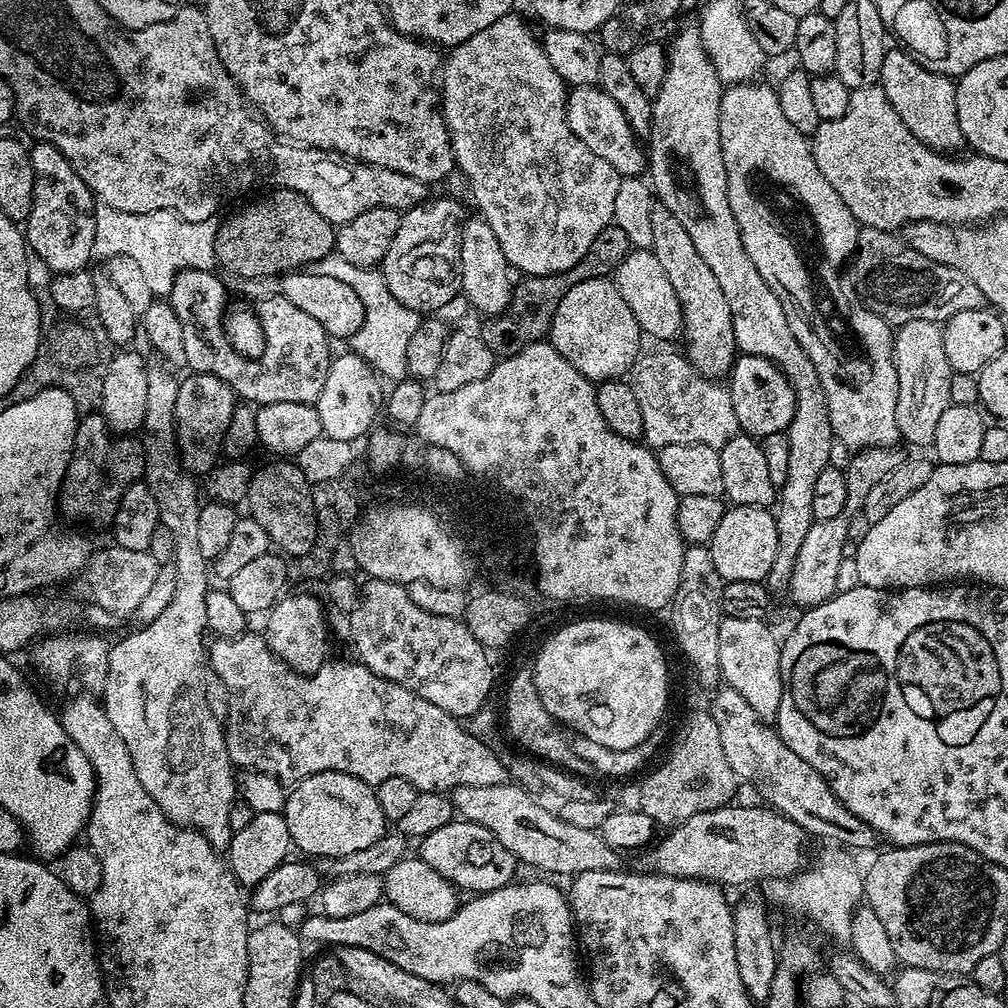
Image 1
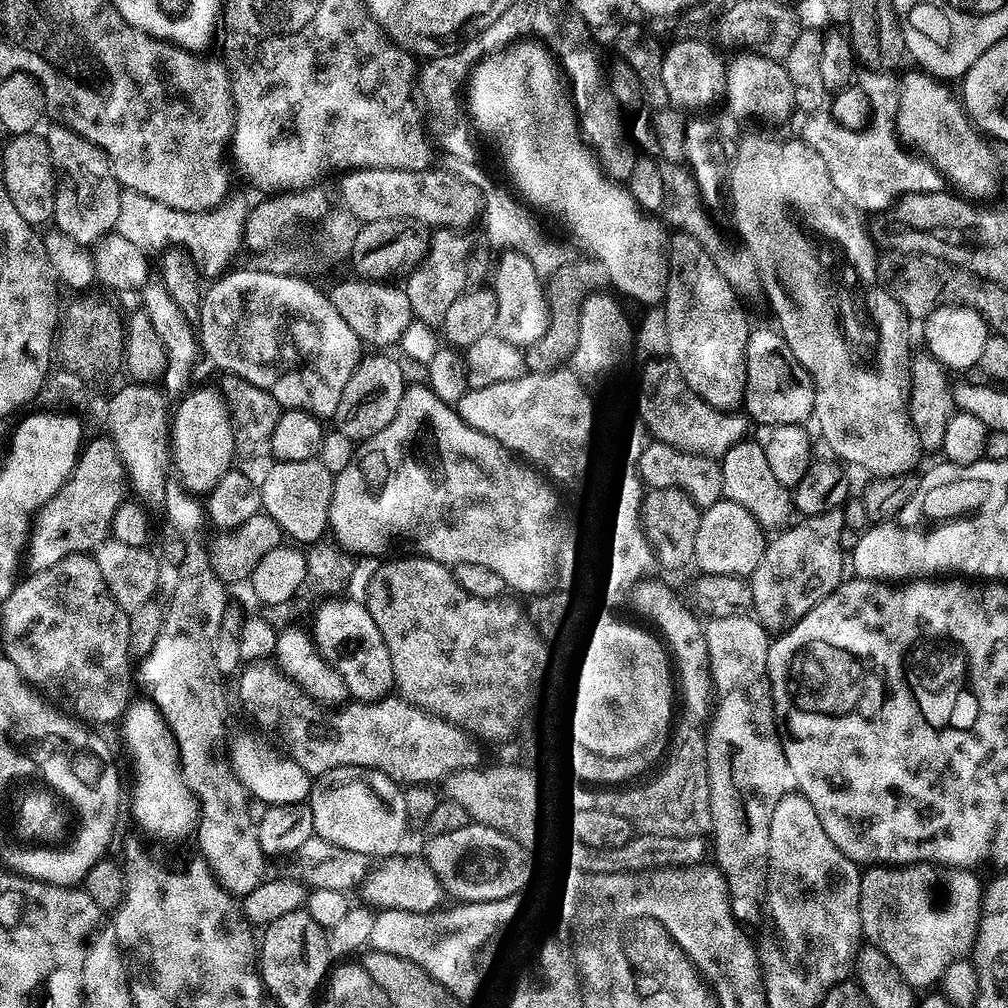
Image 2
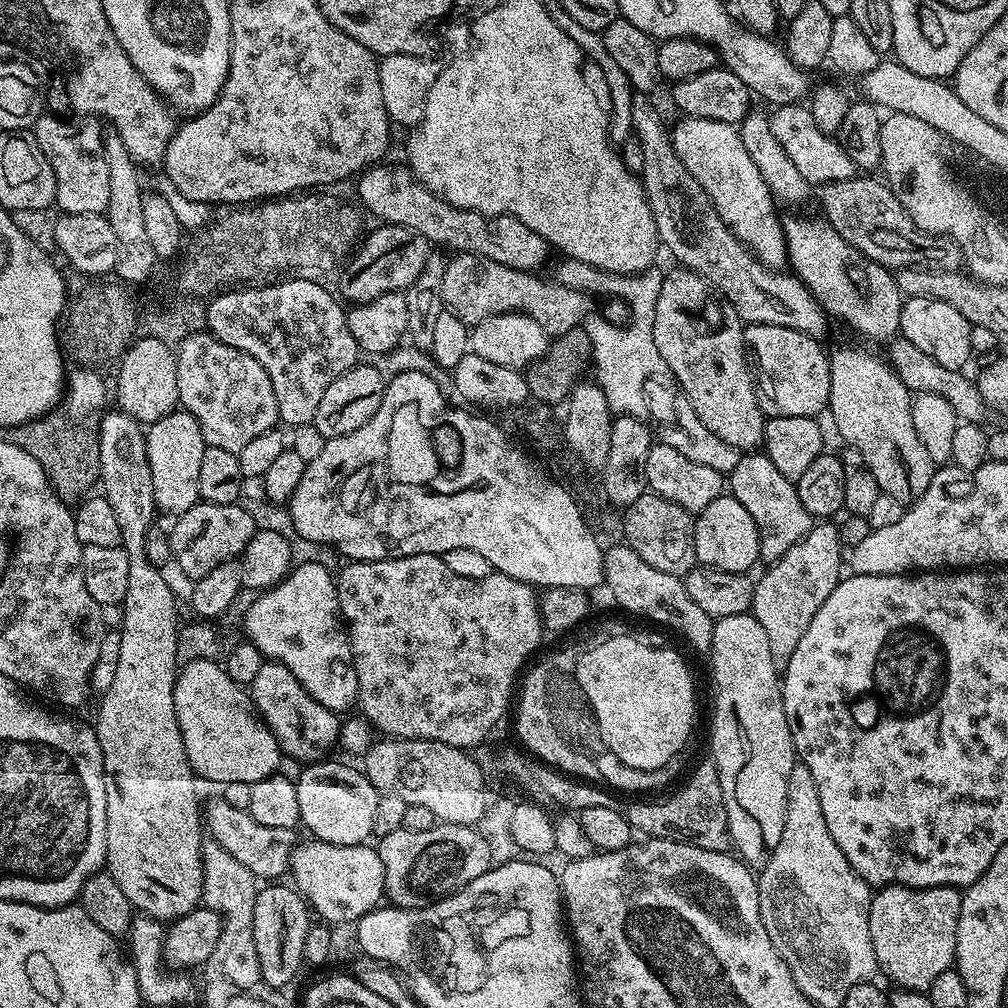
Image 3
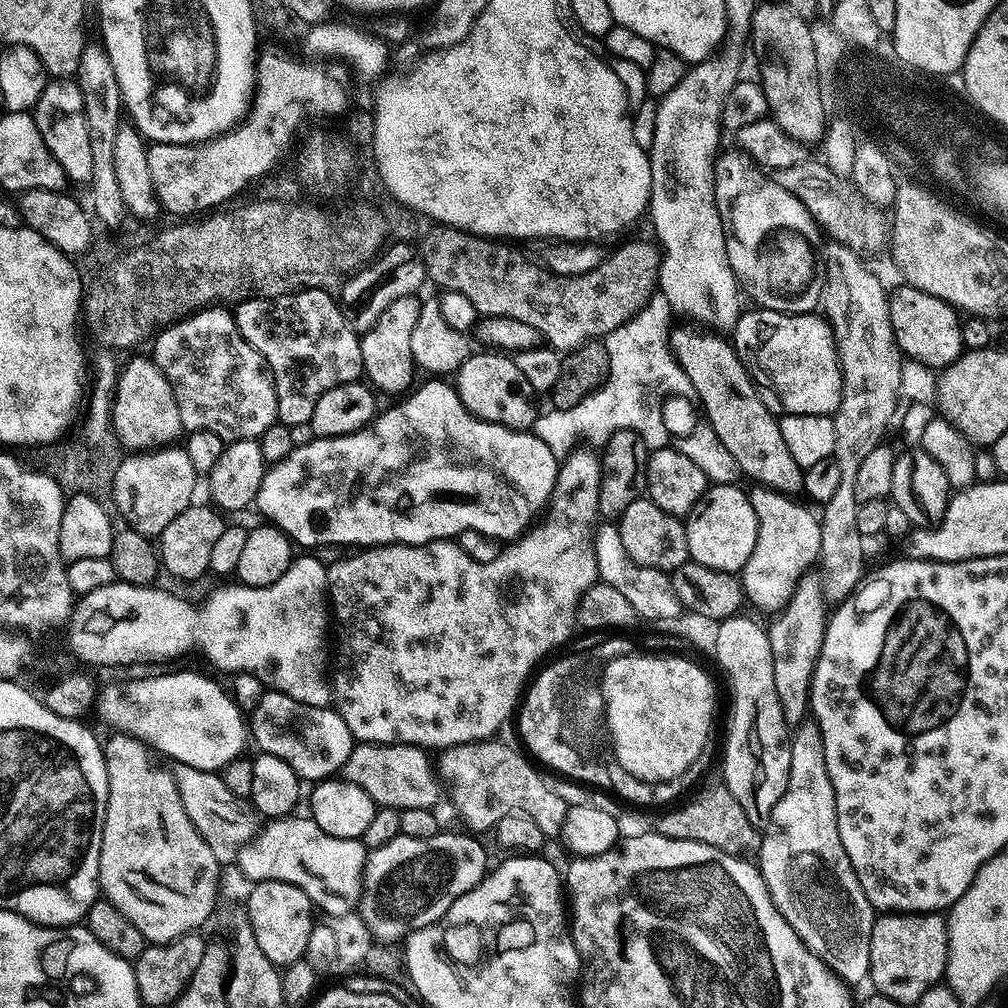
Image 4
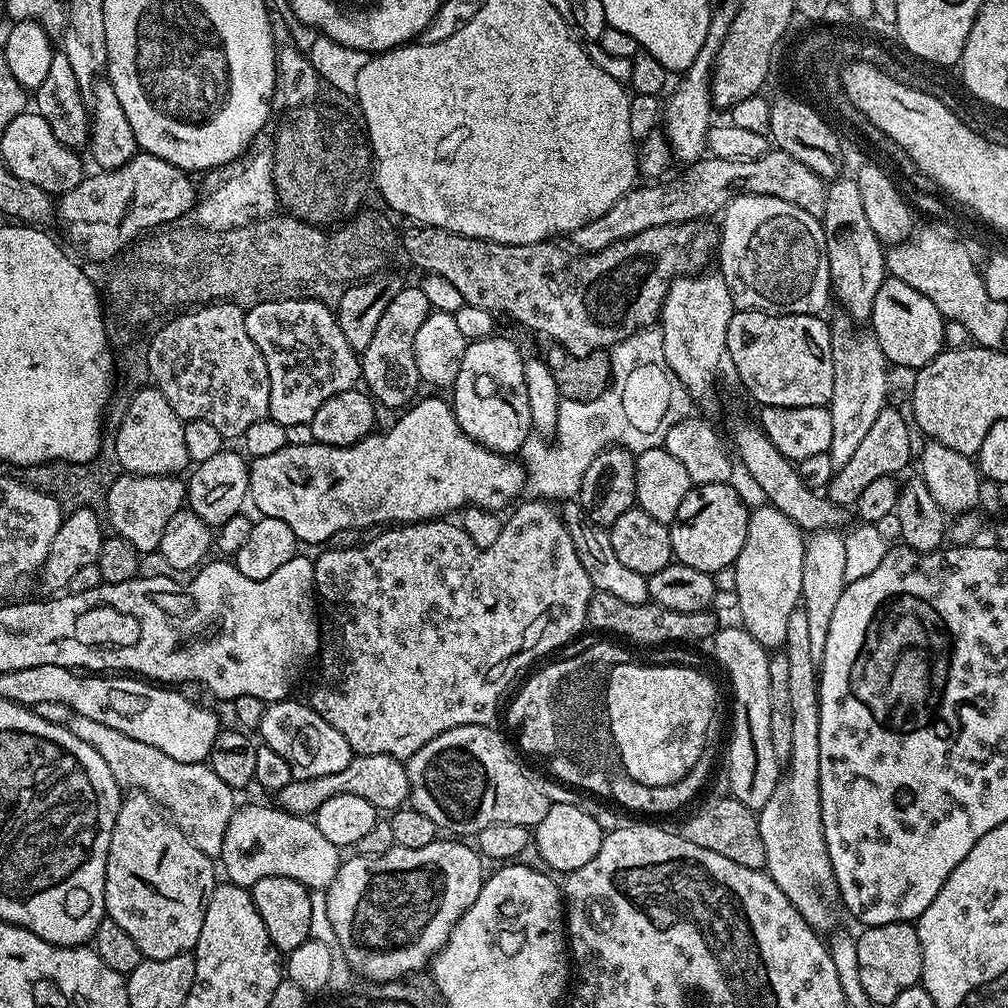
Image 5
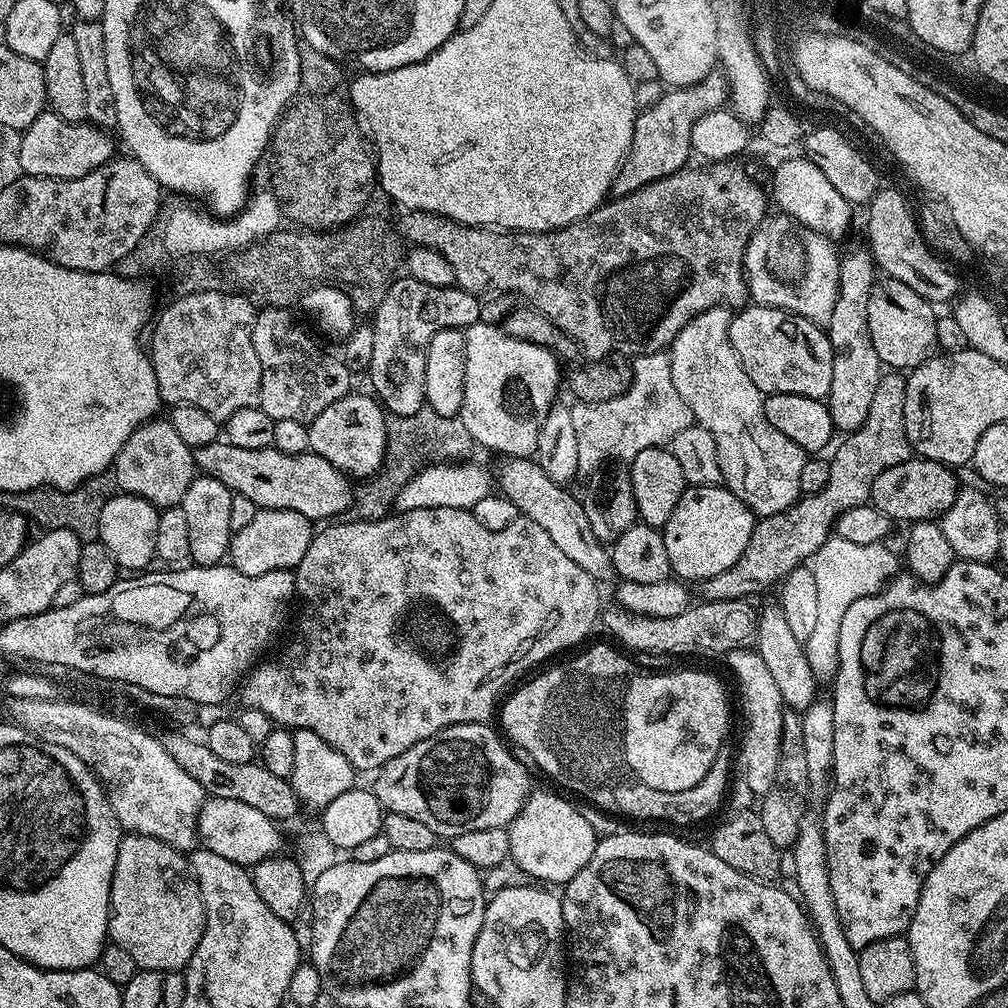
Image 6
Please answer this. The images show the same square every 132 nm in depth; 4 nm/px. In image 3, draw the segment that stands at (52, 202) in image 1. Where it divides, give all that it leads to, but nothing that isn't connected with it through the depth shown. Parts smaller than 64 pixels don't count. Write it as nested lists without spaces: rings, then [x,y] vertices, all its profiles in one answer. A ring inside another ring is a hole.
[[[42,114],[36,119],[34,135],[42,154],[50,162],[56,179],[55,207],[64,214],[104,214],[110,198],[110,174],[106,171],[104,137],[99,123],[88,118],[59,120]]]

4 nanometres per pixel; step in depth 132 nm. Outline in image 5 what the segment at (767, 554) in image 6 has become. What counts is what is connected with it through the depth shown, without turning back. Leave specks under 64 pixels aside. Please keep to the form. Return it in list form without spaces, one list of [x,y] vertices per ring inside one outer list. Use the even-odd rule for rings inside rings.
[[[886,406],[878,418],[872,423],[870,430],[866,433],[866,438],[858,446],[858,450],[842,469],[836,470],[832,481],[828,483],[826,495],[829,500],[836,504],[845,506],[855,505],[862,495],[862,490],[876,478],[883,476],[895,477],[908,464],[908,459],[913,459],[914,448],[912,452],[912,436],[908,433],[909,421],[898,409],[892,406]]]

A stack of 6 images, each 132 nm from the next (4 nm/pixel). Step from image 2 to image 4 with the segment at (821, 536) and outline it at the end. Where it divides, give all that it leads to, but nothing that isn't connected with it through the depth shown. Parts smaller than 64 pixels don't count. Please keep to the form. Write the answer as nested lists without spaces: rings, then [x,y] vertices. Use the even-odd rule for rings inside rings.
[[[810,575],[800,577],[792,596],[771,617],[772,625],[769,623],[766,628],[770,638],[770,658],[774,662],[774,690],[778,690],[778,702],[782,702],[782,714],[789,726],[800,726],[796,724],[809,715],[812,672],[816,669],[830,615],[821,577]]]

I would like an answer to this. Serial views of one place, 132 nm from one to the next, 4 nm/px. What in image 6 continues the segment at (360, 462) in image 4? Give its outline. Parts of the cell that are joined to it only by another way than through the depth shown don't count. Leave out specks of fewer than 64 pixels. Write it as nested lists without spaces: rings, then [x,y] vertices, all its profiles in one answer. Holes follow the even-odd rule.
[[[219,439],[210,442],[210,446],[195,449],[194,455],[197,469],[203,475],[218,478],[235,495],[250,498],[257,509],[294,510],[307,520],[328,522],[339,517],[336,515],[344,504],[351,505],[354,500],[353,481],[311,450],[298,454],[279,452],[275,446],[246,450]]]

